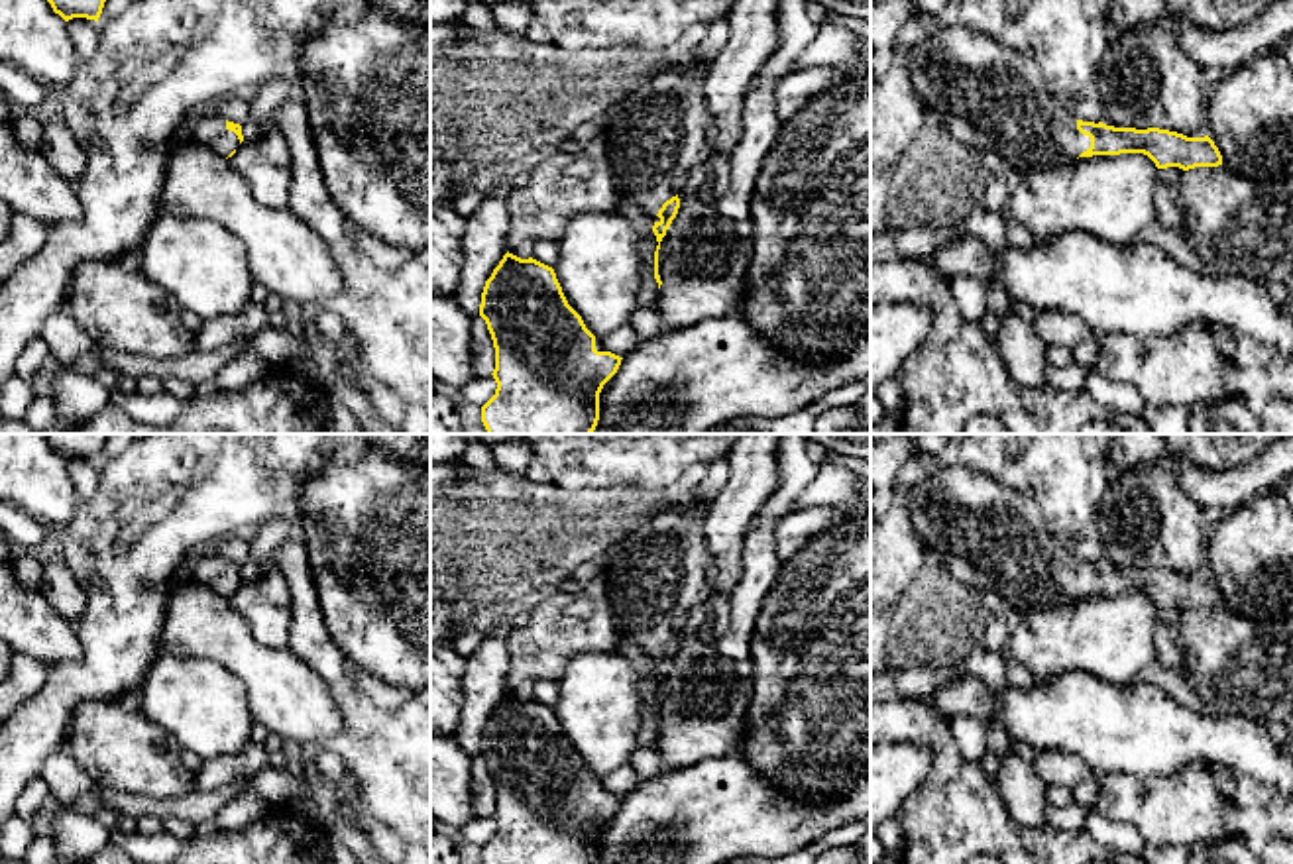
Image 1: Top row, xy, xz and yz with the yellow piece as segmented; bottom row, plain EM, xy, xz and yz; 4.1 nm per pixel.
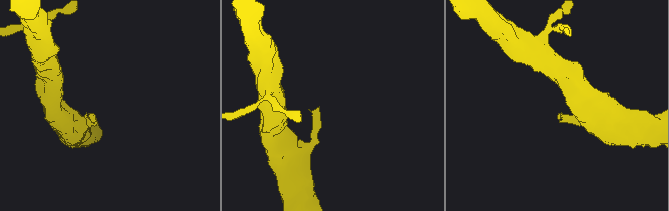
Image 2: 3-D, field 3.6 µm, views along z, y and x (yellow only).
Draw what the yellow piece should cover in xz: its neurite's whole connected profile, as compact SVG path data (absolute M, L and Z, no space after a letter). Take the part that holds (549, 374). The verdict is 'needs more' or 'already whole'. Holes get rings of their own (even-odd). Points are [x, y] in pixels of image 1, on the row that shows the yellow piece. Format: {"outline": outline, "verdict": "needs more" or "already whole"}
{"outline": "M505 253L485 281L479 304L495 348L495 395L481 406L487 434L591 434L599 393L621 359L595 350L595 336L568 304L552 267Z", "verdict": "already whole"}

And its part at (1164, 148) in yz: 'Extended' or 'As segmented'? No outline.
Extended

